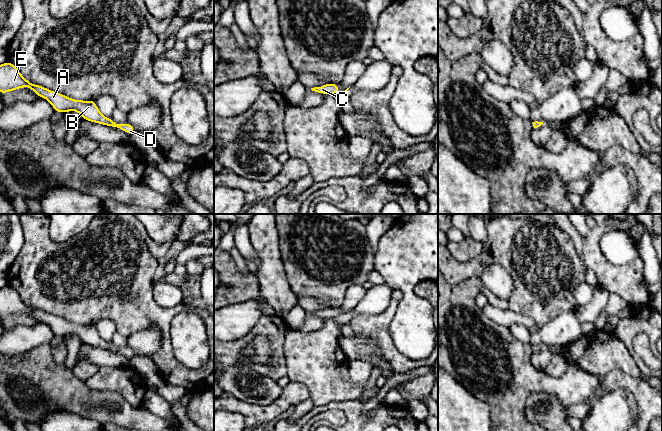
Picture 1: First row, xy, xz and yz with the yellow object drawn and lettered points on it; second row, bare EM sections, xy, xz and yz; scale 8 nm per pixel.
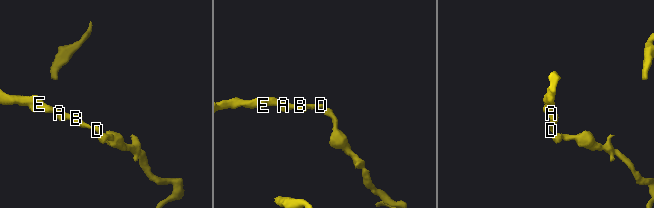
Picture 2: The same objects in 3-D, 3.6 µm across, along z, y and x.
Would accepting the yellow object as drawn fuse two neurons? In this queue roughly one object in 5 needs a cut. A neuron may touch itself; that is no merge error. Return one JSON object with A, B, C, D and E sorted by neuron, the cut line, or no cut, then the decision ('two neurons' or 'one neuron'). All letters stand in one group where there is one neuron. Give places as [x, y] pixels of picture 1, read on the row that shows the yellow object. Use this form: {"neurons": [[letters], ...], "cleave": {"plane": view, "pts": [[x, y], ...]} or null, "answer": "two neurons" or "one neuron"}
{"neurons": [["A", "B", "C", "D", "E"]], "cleave": null, "answer": "one neuron"}

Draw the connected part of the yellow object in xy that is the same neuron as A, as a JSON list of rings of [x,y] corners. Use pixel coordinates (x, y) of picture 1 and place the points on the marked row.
[[[7,61],[1,64],[0,94],[5,94],[22,87],[29,87],[37,96],[48,100],[55,112],[66,113],[67,111],[78,111],[84,120],[120,129],[129,136],[137,130],[130,123],[115,123],[112,118],[103,116],[98,110],[95,100],[83,101],[71,99],[61,93],[51,91],[41,85],[36,85],[26,80],[13,63]]]

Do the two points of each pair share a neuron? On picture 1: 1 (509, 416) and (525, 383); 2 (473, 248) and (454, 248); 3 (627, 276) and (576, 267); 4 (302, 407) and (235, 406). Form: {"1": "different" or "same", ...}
{"1": "same", "2": "same", "3": "different", "4": "different"}

